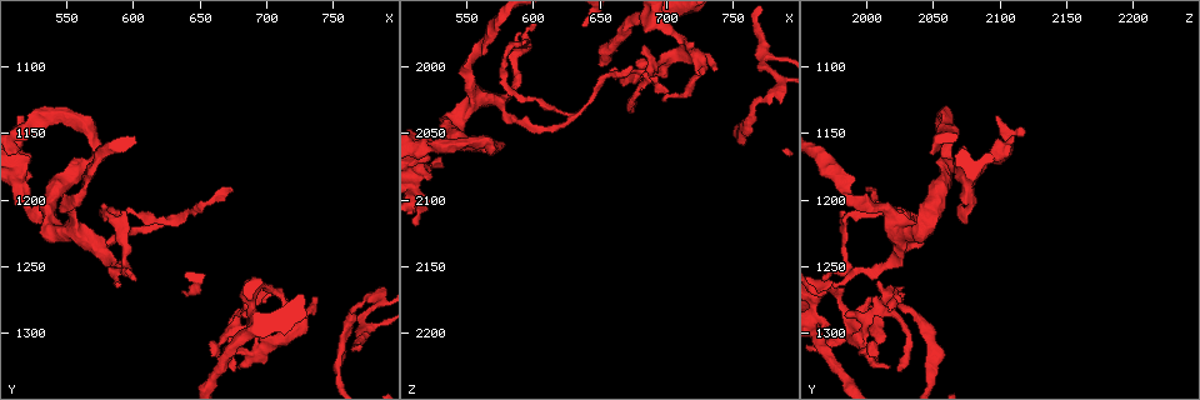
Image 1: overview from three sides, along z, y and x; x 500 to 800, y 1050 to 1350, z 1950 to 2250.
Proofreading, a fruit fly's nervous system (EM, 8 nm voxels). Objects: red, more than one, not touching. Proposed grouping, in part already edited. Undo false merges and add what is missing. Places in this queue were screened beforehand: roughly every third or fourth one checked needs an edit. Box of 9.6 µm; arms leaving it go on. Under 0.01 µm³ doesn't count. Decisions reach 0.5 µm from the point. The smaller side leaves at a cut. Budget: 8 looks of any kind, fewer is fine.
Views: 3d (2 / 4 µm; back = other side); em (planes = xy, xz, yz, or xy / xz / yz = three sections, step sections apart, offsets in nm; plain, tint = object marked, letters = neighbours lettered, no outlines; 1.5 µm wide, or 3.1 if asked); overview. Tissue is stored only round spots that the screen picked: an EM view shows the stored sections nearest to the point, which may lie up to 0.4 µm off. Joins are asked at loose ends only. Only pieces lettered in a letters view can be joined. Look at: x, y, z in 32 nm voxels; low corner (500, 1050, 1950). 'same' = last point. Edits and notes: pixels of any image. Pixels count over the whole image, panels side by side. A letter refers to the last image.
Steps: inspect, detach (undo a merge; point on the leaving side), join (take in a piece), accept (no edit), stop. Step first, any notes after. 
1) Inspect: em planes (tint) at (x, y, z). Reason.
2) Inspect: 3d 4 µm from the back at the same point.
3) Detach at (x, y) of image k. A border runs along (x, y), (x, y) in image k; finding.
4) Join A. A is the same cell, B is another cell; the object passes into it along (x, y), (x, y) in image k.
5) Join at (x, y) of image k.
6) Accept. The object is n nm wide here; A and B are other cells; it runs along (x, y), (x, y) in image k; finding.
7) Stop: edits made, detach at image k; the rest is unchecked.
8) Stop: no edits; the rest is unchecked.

Inspect: em xy step 4 (letters) at (706, 1270, 2020).

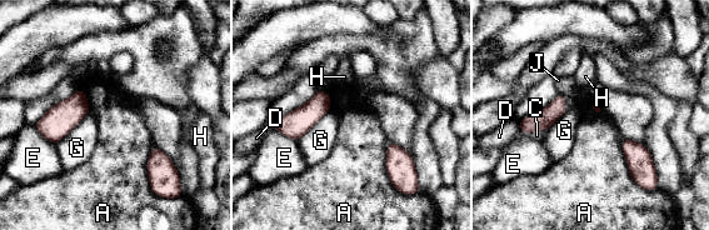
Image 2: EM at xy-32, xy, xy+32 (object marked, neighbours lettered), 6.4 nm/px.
Accept. The longest contact is with A, 360 nm; A, C, D, E, G, H and J are other cells; a border runs along (622, 138), (628, 171), (643, 189) in image 2; all the same neuron.

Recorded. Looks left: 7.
Inspect: em xy step 8 (tint) at (630, 1214, 2040). Sharp bend.

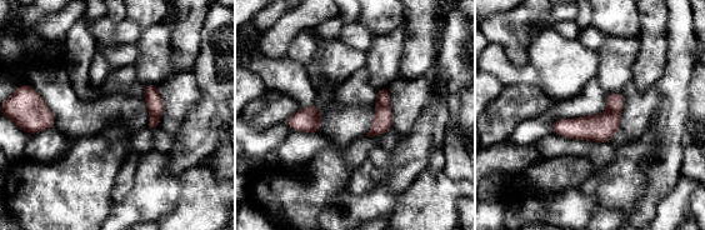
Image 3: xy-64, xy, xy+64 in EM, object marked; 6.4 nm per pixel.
Inspect: em planes (letters) at the same point.

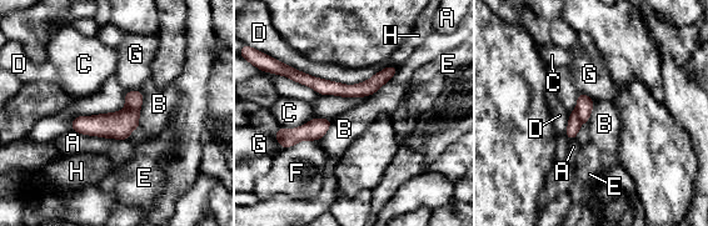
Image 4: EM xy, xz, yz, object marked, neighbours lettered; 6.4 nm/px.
Accept. A, B, C, D, E, F, G and H are other cells; it runs along (393, 69), (358, 90), (290, 74) in image 4; all the same neuron.

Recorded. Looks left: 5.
Inspect: em yz step 4 (letters) at (680, 1328, 2016). Free end.

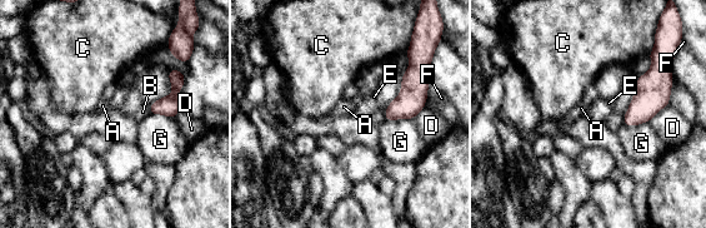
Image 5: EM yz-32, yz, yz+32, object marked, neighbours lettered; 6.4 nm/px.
Inspect: em planes (letters) at the same point. Cut it another way.

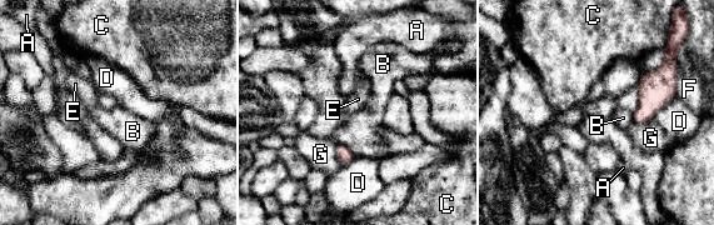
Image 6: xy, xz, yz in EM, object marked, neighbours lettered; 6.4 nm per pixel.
Accept. A, B, C, D, E, F and G are other cells; a border runs along (339, 143), (344, 144), (356, 156) in image 6; none of them fits.

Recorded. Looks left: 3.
Stop: no edits; the rest is unchecked.

